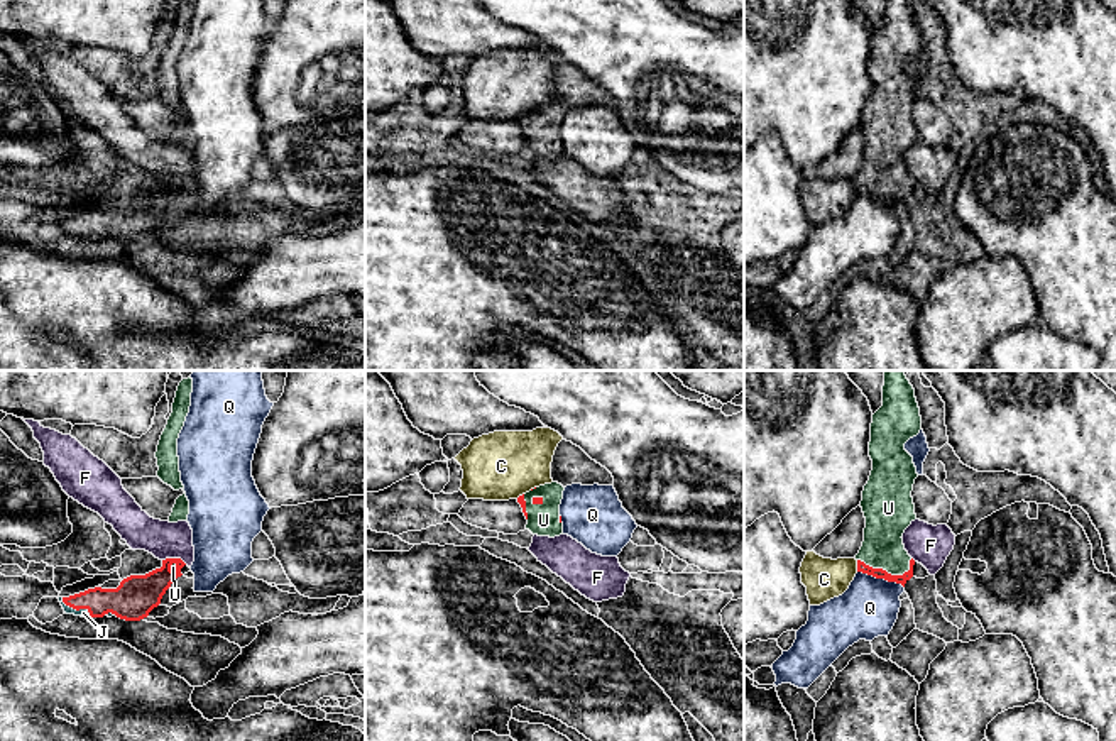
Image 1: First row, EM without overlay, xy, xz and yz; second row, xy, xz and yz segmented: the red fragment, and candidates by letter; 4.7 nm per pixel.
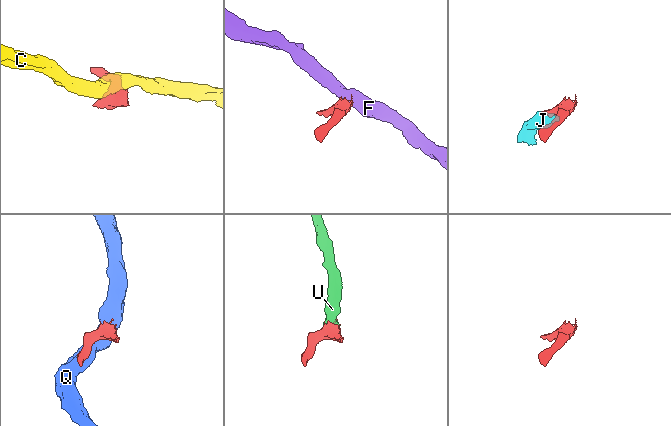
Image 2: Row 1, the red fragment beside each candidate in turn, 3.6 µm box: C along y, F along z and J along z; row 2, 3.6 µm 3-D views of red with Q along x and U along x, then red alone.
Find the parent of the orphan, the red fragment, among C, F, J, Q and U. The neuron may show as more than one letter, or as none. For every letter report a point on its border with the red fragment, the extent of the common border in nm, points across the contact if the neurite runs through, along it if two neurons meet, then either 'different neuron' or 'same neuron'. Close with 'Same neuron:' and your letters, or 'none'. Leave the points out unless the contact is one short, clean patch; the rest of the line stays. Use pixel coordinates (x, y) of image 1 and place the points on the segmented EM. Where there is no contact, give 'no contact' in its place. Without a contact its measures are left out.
C: meets red in yz at (858, 565); contact 60 nm long; border along yz (856, 560), (858, 570); different neuron
F: meets red in xy at (175, 559); contact 120 nm long; border along xy (163, 559), (181, 559), (186, 564); different neuron
J: meets red in xy at (76, 609); contact 180 nm long; runs through xy (127, 601), (90, 603), (76, 609), (83, 613); same neuron
Q: meets red in yz at (881, 577); contact 240 nm long; different neuron
U: meets red in yz at (886, 572); contact 260 nm long; runs through yz (861, 567), (886, 572), (886, 520); same neuron
Same neuron: J, U

